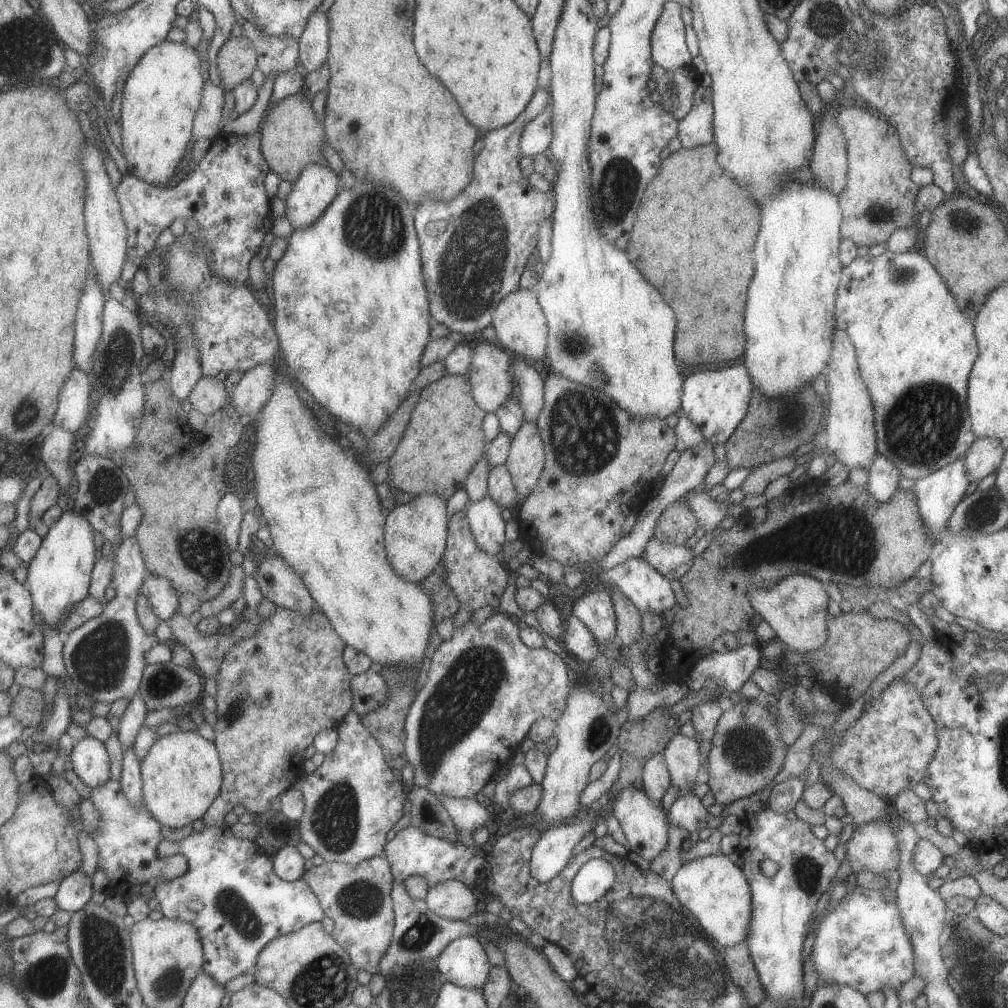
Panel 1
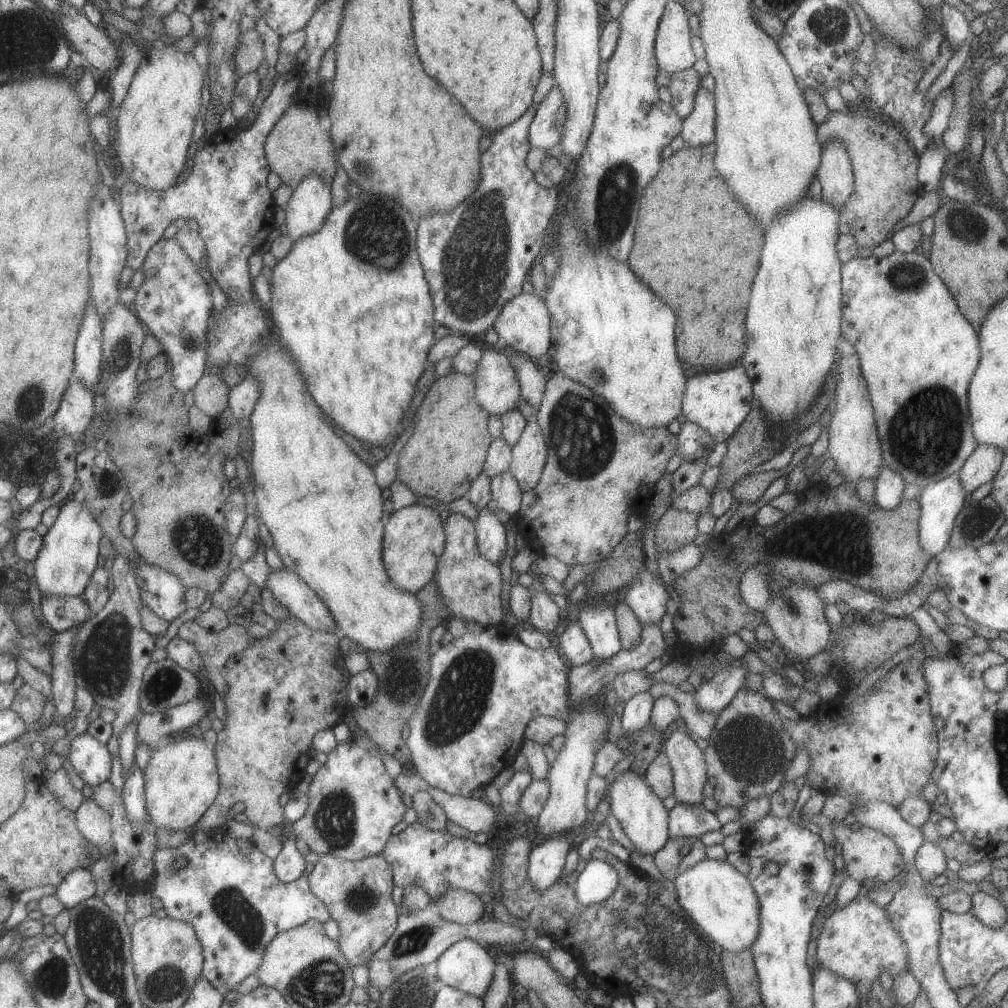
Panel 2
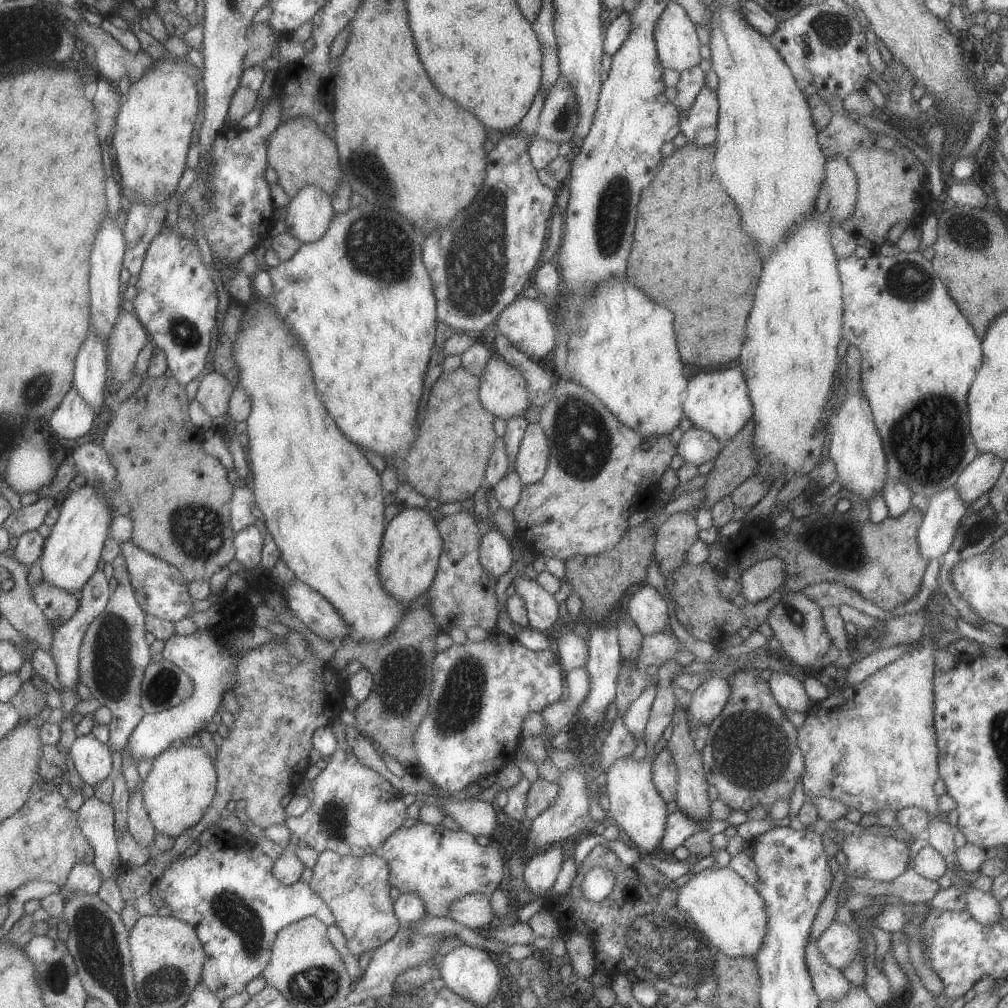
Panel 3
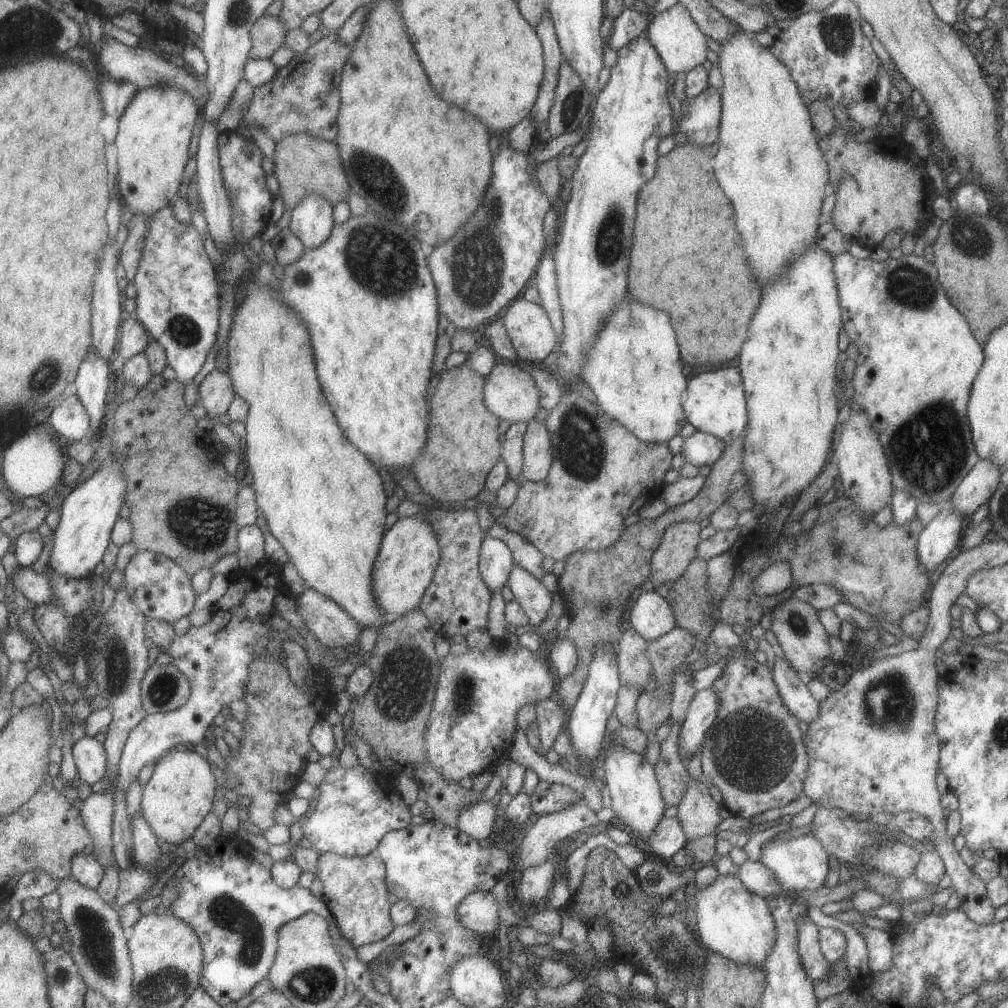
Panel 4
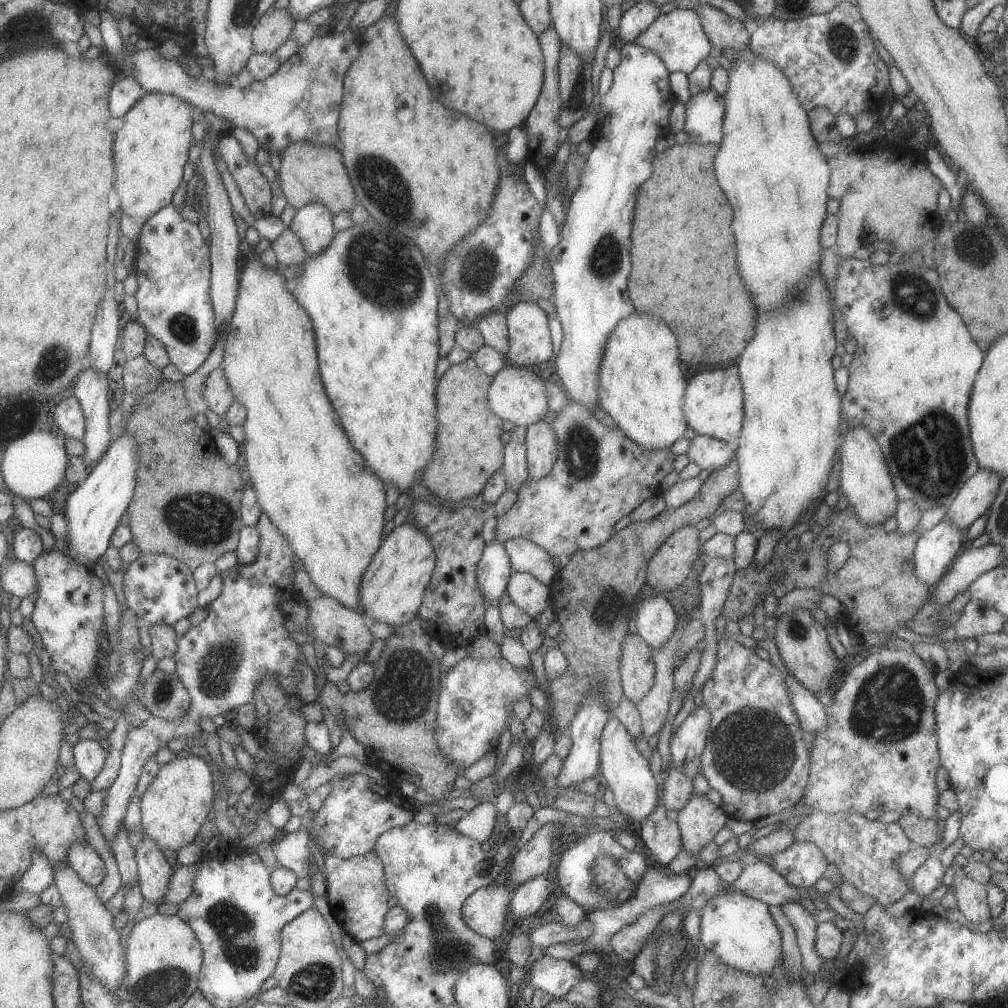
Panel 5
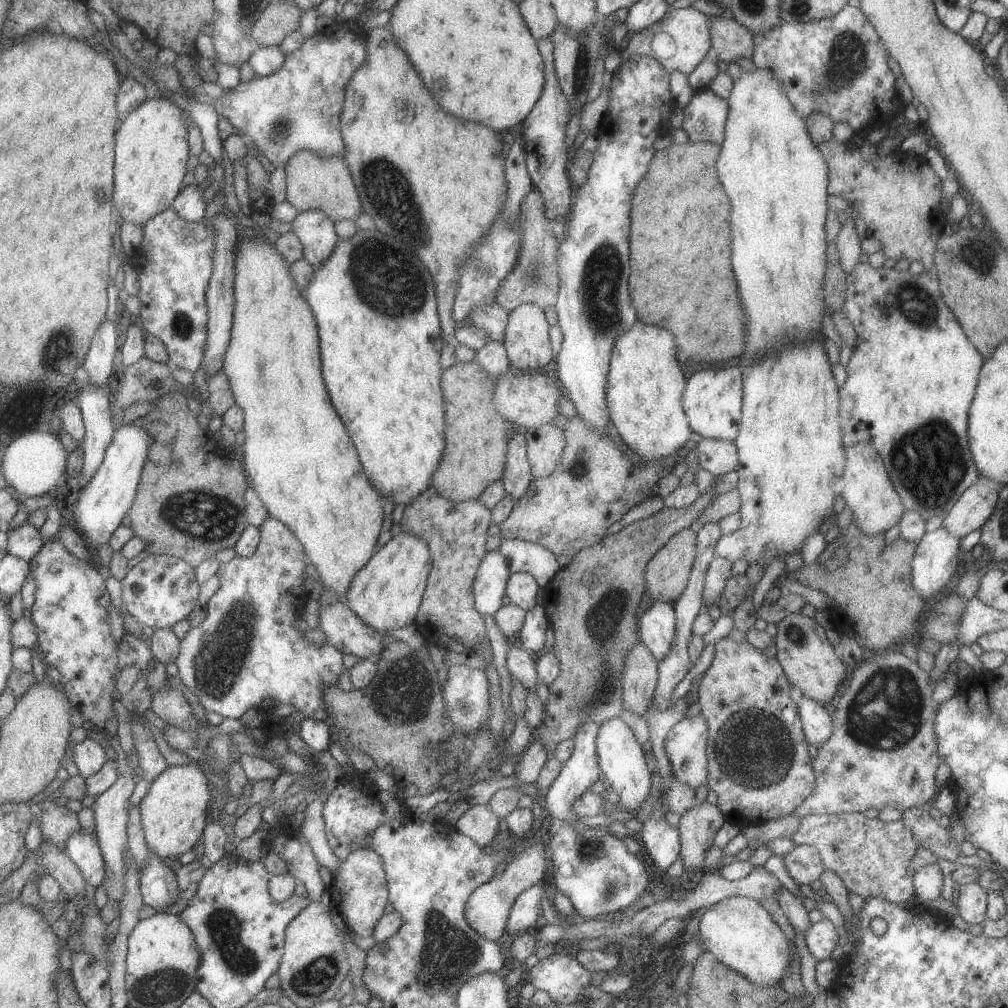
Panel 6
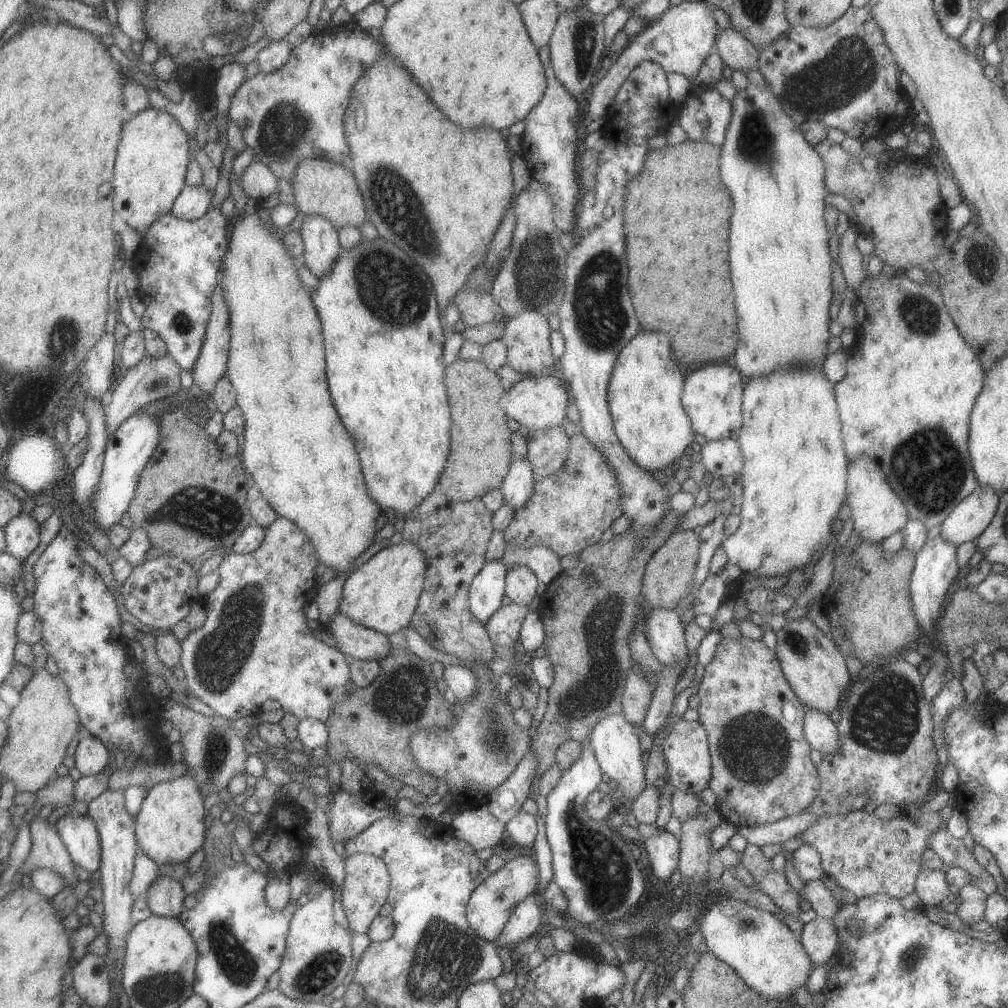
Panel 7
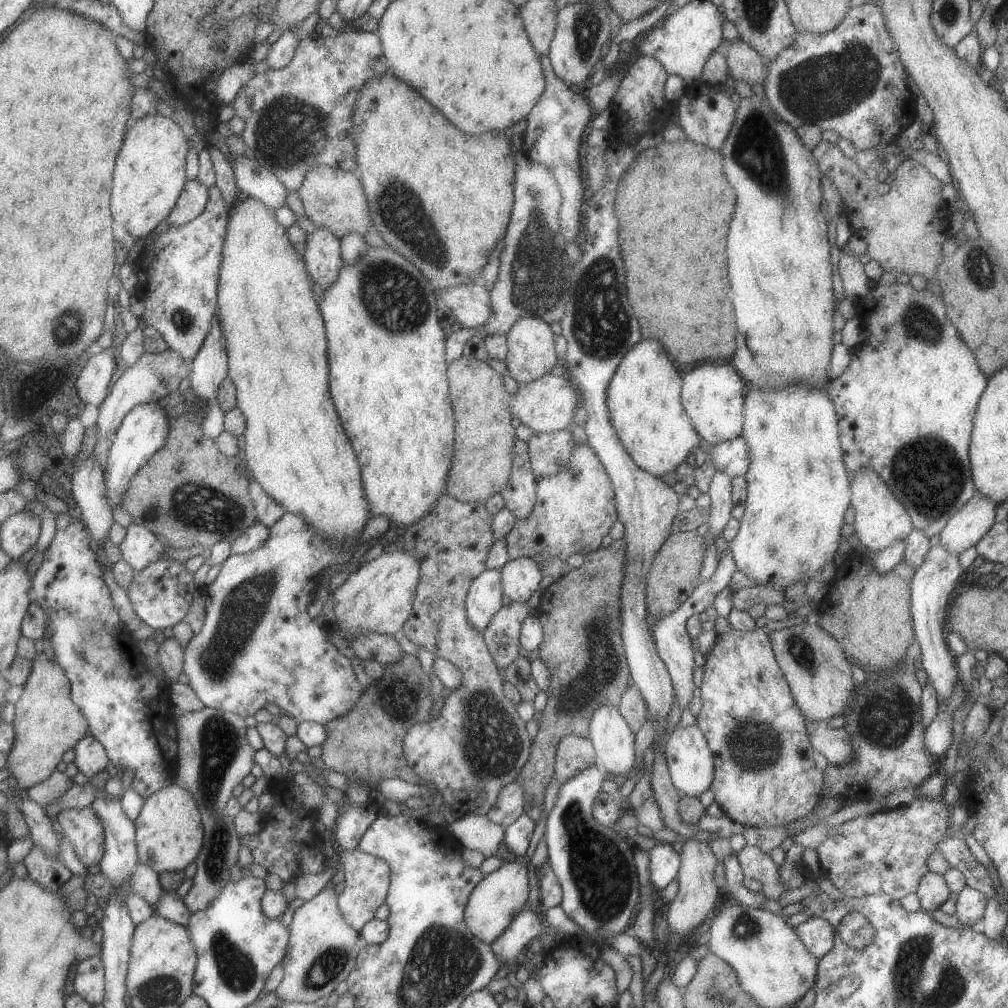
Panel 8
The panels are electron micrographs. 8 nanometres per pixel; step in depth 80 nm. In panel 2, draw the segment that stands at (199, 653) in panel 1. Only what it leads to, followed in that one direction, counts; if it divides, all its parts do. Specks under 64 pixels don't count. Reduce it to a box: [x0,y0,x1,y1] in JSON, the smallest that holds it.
[178,619,255,700]

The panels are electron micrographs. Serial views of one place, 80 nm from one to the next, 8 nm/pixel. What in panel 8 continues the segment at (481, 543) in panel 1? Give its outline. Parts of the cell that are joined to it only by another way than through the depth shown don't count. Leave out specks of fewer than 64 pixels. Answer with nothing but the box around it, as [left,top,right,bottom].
[464,569,502,635]

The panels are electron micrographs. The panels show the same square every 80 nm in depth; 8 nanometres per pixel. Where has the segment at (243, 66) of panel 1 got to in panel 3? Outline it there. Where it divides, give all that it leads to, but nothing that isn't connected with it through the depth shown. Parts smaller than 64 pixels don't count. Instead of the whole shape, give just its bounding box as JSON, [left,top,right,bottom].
[243,23,280,67]

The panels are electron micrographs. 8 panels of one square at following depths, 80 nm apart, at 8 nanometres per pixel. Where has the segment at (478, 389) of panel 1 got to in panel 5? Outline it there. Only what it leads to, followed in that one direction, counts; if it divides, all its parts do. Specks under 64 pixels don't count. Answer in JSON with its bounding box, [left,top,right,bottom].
[486,363,548,427]

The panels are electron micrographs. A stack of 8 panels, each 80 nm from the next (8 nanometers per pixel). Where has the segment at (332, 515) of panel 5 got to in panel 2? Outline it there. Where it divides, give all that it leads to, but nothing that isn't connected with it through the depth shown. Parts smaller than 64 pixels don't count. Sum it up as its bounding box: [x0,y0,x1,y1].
[246,332,422,651]

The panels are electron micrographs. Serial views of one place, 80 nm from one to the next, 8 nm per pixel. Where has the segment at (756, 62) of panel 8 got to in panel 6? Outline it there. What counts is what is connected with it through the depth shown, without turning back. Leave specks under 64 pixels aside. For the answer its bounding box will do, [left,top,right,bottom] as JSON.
[710,14,754,63]

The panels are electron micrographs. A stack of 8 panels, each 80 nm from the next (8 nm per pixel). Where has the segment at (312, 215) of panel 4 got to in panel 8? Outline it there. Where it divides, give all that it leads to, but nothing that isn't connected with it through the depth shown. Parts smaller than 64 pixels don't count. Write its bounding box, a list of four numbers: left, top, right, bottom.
[302,227,342,291]

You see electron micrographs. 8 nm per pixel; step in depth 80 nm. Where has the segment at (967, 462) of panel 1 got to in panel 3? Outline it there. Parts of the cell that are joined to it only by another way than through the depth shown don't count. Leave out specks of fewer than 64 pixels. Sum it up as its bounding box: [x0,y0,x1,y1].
[954,453,1004,506]

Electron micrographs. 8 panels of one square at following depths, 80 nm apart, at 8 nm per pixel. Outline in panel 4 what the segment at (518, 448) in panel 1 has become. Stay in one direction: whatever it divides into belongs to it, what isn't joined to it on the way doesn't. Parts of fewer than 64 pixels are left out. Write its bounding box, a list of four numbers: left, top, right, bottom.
[521,419,552,481]

